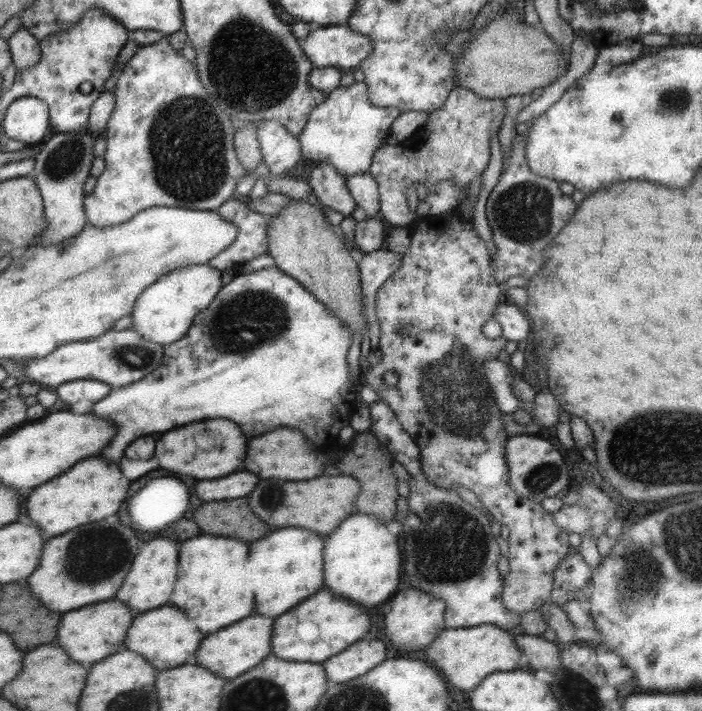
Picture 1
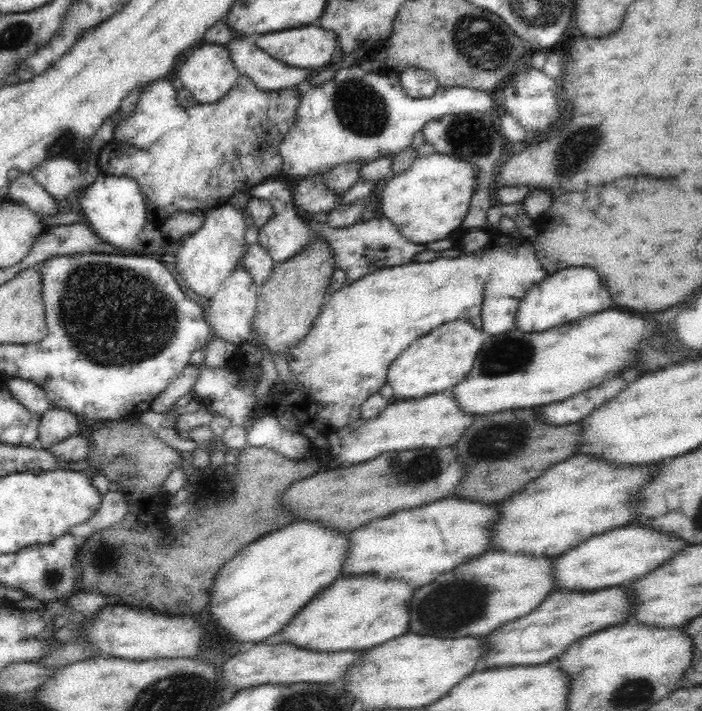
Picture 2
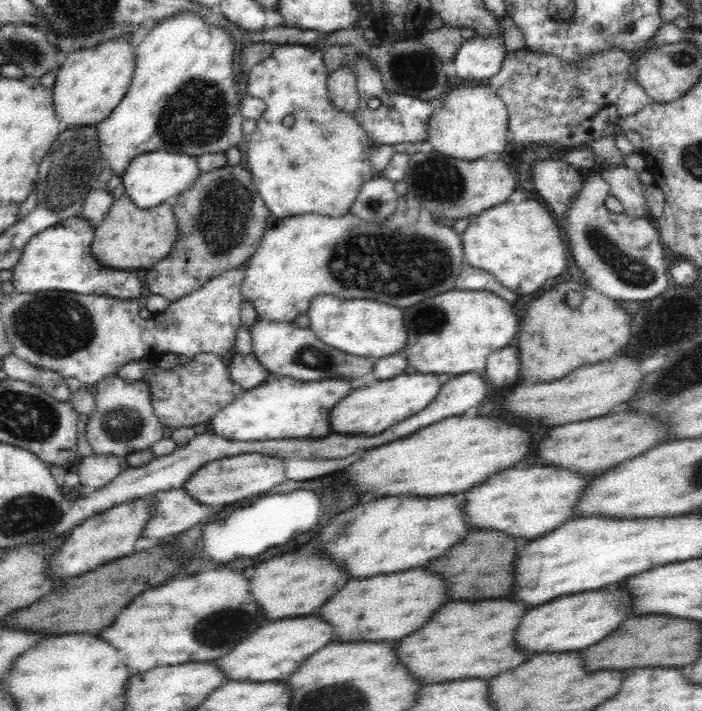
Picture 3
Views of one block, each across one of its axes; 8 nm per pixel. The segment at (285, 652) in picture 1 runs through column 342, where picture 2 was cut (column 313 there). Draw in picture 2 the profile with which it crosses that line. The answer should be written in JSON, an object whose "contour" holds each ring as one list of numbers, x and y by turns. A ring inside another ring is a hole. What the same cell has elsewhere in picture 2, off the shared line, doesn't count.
{"contour":[[381,574,342,575,307,602,278,636,300,648,318,652,366,650,406,634,412,596,414,590,397,578,382,578]]}

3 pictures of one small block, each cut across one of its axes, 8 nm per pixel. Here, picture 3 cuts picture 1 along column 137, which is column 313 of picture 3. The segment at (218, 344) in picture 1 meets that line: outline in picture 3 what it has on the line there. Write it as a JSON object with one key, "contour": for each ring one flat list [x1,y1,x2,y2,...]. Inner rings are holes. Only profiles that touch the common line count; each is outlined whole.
{"contour":[[282,375,266,377,251,390,239,390,234,400,218,410,207,423,209,430,231,441,266,440,266,438,308,438,316,430,318,436,332,432,328,426,330,410,352,390,350,378,324,378,302,382]]}

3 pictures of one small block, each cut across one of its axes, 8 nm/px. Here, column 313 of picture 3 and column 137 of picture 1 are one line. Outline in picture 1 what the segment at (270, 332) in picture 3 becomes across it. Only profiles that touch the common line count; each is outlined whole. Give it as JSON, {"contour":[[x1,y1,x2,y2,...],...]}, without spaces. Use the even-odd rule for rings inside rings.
{"contour":[[111,328,95,338,62,344,59,348,56,348,51,355,44,356,43,358,21,360,19,364,22,365,22,379,31,380,39,384,46,384,51,387,59,386,59,384,71,380,81,380,81,378,99,380,99,382,105,382,105,384,109,384,109,386,127,386,127,384,131,384,131,382,135,382,135,380,141,380,145,374,153,372,153,370,161,364,161,360,163,360,163,345,143,339,143,337,141,337,137,331,133,331,133,329,115,331]]}

